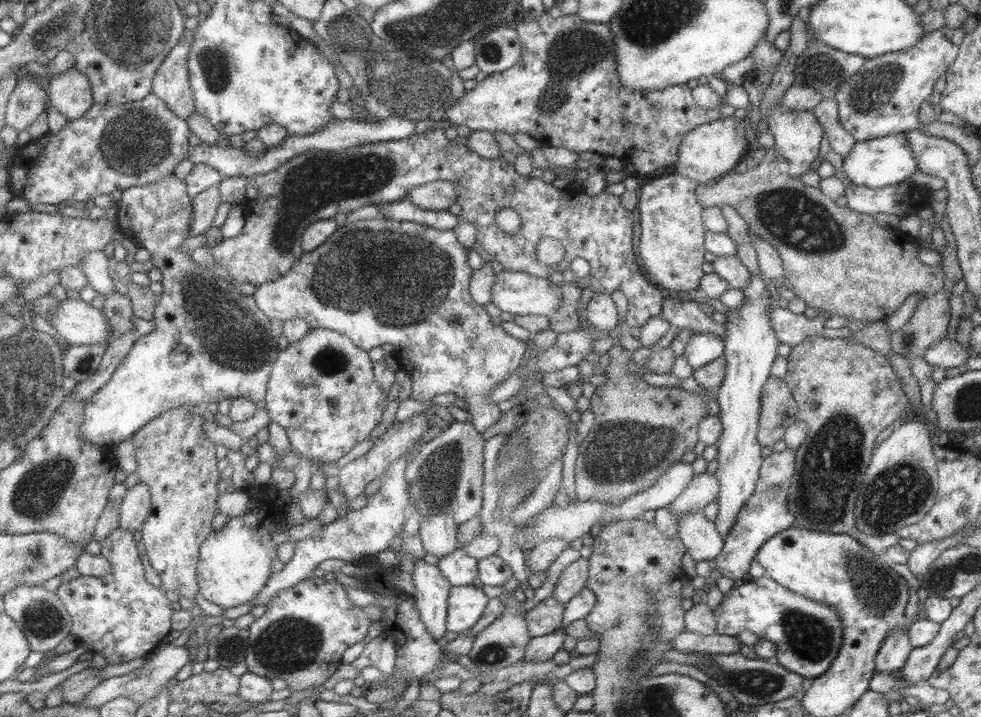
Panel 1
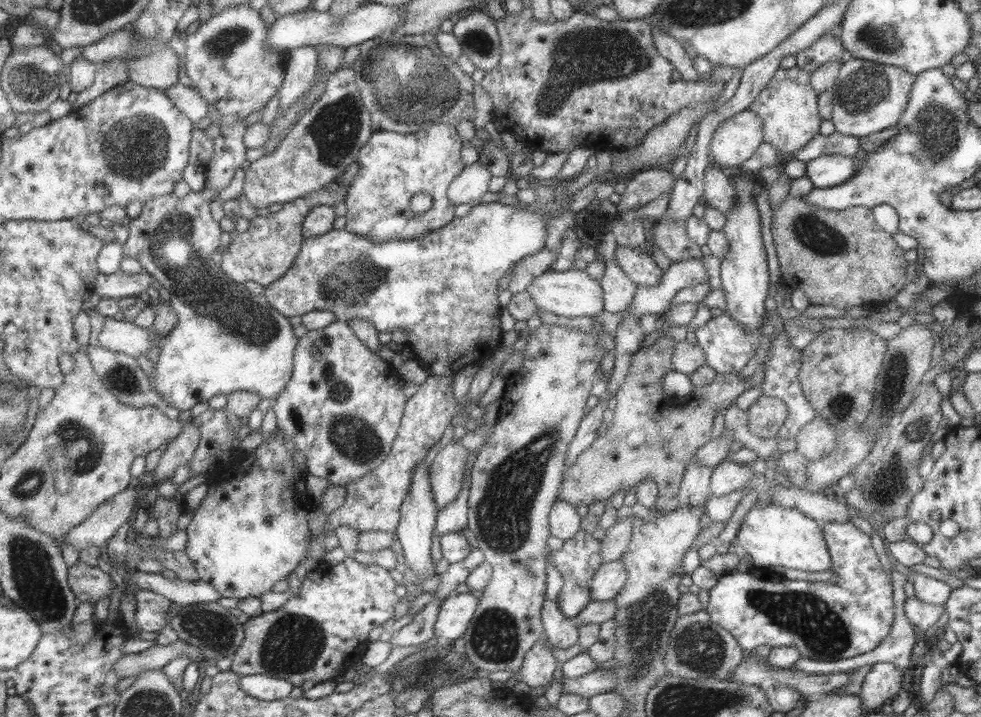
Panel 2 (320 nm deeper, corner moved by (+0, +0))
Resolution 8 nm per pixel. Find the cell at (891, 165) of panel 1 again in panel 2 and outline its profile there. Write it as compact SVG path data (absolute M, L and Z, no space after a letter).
M821 155L804 164L804 175L811 181L813 188L831 188L840 185L854 173L856 162L849 156Z

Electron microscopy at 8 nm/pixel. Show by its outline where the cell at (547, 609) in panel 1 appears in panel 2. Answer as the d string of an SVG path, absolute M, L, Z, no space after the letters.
M579 529L571 538L564 540L559 550L553 550L546 554L546 559L557 569L557 573L563 579L562 587L558 594L558 607L563 616L574 619L578 612L592 599L590 593L590 581L595 572L603 565L599 558L600 540L591 537L591 534Z

